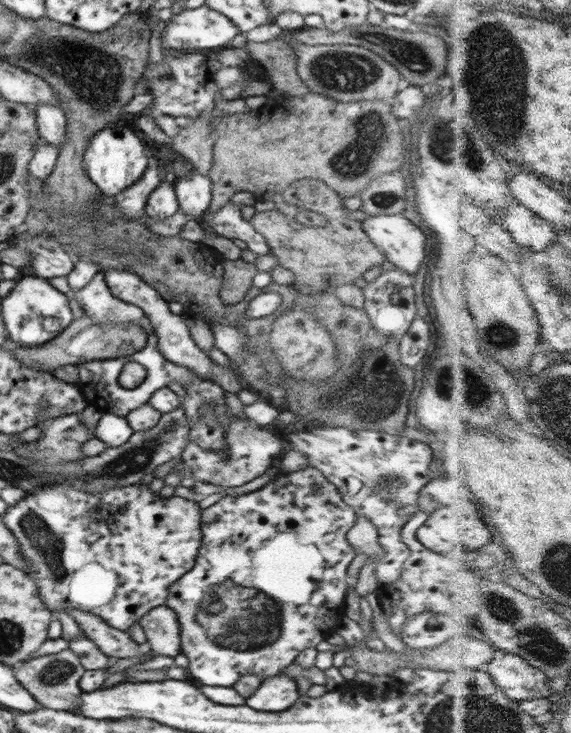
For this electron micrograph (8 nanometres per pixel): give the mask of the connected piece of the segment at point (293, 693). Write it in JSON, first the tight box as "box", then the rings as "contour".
{"box":[244,676,300,712],"contour":[[[292,676],[267,677],[244,704],[257,711],[282,712],[300,698],[298,684]]]}

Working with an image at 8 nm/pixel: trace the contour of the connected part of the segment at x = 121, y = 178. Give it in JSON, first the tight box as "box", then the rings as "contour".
{"box":[82,122,152,198],"contour":[[[122,122],[98,130],[89,139],[82,160],[82,167],[102,195],[114,198],[119,195],[120,191],[135,184],[135,181],[143,176],[152,161],[146,156],[148,147],[142,143],[144,142],[142,142],[141,135],[133,129],[132,124],[122,126]]]}

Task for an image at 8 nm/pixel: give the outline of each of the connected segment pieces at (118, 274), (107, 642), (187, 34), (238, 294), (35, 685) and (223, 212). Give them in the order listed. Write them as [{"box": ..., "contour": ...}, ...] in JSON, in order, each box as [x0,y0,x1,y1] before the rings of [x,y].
[{"box":[99,270,243,394],"contour":[[[104,270],[99,274],[102,274],[110,293],[120,300],[140,307],[140,309],[148,315],[148,320],[152,322],[152,327],[154,327],[154,331],[156,331],[160,354],[162,354],[166,360],[192,369],[192,371],[196,372],[196,374],[204,380],[218,383],[223,392],[229,391],[235,394],[243,390],[233,370],[228,370],[213,362],[210,357],[208,357],[208,353],[204,352],[194,342],[190,334],[190,329],[188,329],[188,325],[186,325],[187,313],[181,315],[172,313],[168,308],[168,302],[160,296],[160,293],[154,288],[151,288],[147,283],[144,283],[133,272],[128,272],[127,270]]]},{"box":[67,609,152,661],"contour":[[[67,609],[84,632],[84,635],[98,646],[98,649],[112,661],[118,659],[142,659],[150,657],[152,652],[140,646],[127,634],[111,628],[98,616],[80,610]]]},{"box":[162,5,238,53],"contour":[[[202,5],[198,8],[184,9],[180,14],[172,15],[162,32],[162,48],[164,53],[212,51],[215,48],[229,46],[238,33],[238,27],[227,16]]]},{"box":[221,259,258,304],"contour":[[[243,259],[225,260],[223,269],[223,283],[221,287],[222,298],[228,304],[236,304],[246,292],[246,288],[252,286],[253,278],[258,273],[255,264],[246,262]]]},{"box":[14,649,85,713],"contour":[[[70,649],[23,662],[14,668],[14,672],[18,683],[34,695],[36,702],[44,708],[71,713],[78,712],[78,700],[80,700],[80,695],[83,694],[79,683],[84,675],[85,668],[78,656],[73,654]]]},{"box":[196,203,269,255],"contour":[[[228,203],[216,212],[206,211],[196,218],[204,221],[218,234],[230,240],[242,240],[248,248],[258,255],[269,253],[267,240],[242,217],[241,206]]]}]

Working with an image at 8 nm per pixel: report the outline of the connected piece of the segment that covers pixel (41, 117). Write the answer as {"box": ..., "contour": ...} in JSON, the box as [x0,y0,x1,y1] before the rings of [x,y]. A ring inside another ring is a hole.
{"box":[34,103,67,149],"contour":[[[52,103],[34,104],[37,134],[40,138],[61,149],[67,129],[66,114],[60,106]]]}

